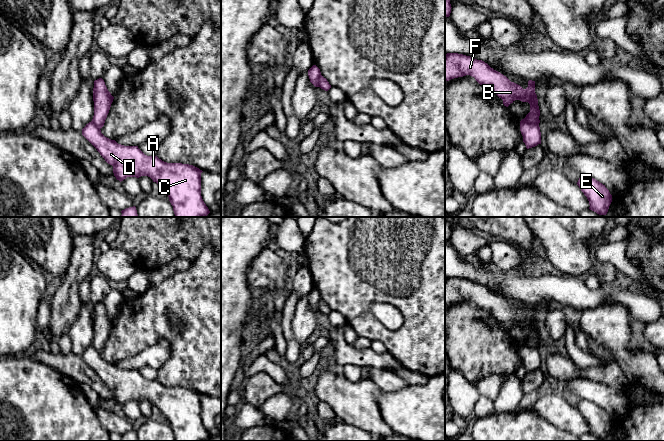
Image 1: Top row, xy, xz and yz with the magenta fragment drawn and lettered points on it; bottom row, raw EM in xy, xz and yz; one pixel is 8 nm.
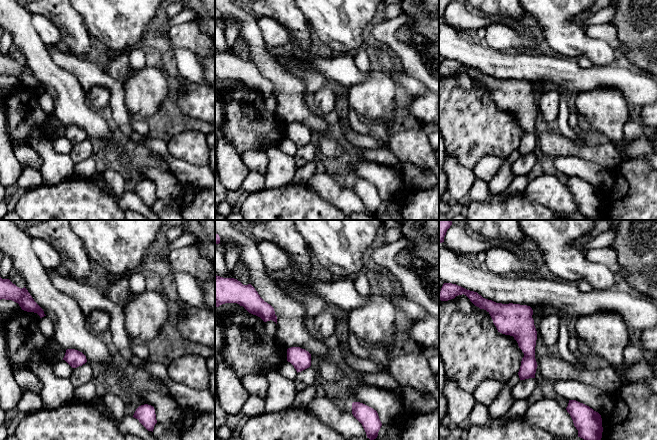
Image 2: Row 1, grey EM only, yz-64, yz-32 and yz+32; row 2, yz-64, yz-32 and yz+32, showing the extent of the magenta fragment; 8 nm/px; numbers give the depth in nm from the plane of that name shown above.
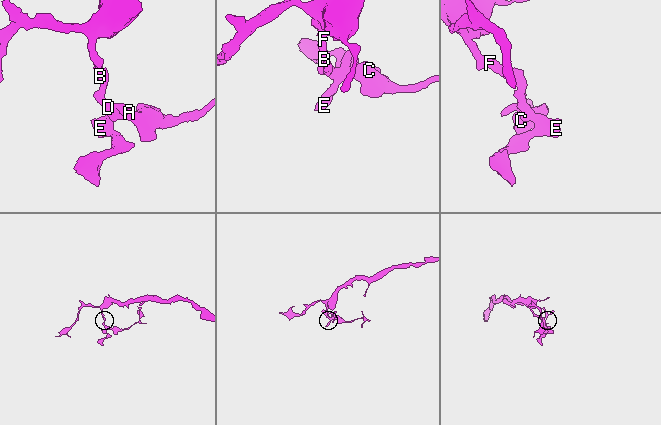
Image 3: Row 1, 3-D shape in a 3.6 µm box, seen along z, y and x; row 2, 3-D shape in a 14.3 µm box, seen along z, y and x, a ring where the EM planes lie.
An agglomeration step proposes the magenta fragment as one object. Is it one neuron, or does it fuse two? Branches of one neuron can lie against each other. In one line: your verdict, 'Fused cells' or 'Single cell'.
Fused cells

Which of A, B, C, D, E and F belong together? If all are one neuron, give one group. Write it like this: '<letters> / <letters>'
A C D E / B F

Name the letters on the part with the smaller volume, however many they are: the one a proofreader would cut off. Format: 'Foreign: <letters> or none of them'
Foreign: A, C, D, E

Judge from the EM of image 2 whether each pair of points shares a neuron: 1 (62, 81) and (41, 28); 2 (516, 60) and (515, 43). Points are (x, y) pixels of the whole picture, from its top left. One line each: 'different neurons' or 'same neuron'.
1: different neurons
2: different neurons

